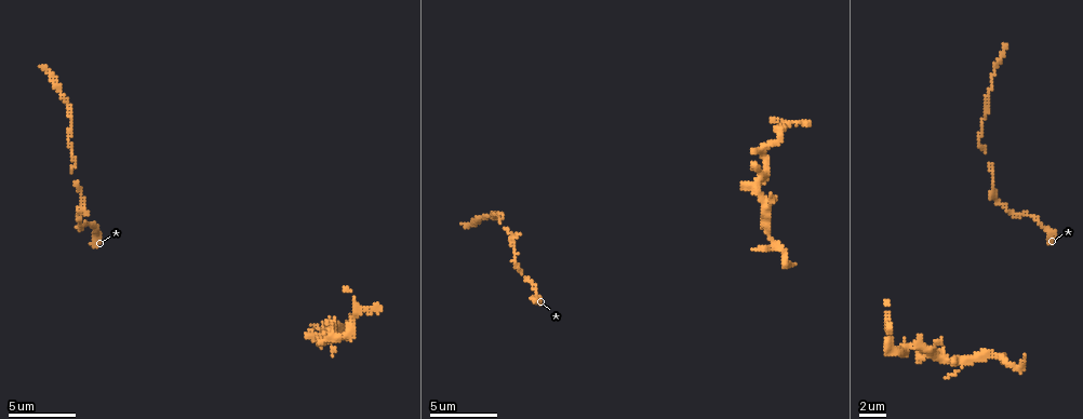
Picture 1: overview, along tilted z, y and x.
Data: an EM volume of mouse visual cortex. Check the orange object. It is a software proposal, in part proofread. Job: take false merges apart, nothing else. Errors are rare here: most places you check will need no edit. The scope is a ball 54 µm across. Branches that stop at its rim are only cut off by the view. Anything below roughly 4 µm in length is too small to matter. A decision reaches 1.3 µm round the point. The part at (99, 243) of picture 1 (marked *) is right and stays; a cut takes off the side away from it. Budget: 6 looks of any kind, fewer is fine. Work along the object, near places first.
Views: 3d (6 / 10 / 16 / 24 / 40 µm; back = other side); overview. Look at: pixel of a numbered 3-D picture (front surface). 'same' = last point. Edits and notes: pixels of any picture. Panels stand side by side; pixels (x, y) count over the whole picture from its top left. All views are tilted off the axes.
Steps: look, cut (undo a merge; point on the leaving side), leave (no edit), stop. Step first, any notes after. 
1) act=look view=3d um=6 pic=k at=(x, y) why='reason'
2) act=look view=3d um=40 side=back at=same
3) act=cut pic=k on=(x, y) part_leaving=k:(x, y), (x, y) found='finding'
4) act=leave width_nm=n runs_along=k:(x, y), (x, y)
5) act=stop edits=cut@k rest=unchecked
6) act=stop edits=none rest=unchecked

act=look view=3d um=16 pic=1 at=(507, 230) why='sudden change in width'

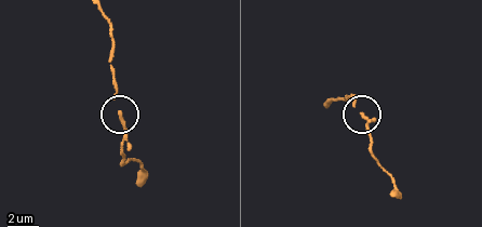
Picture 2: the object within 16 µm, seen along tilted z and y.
act=leave runs_along=2:(400, 196), (373, 154), (367, 120), (355, 108), (353, 95) found='continuous, no second neuron'

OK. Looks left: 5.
act=look view=3d um=10 pic=1 at=(763, 199) why='three arms meet'

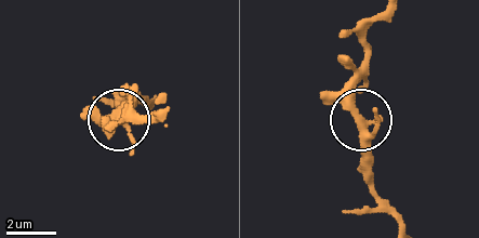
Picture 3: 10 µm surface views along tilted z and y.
act=leave arms=3 found='continuous, no second neuron'

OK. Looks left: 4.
act=look view=3d um=6 pic=1 at=(357, 314)

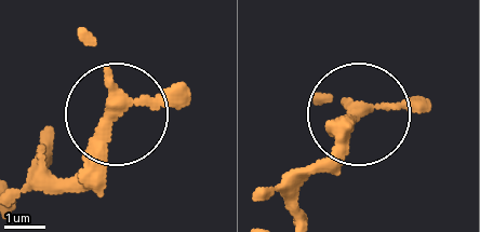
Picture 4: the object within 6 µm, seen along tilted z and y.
act=leave width_nm=250 found='continuous, no second neuron'

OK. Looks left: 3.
act=stop edits=none rest=unchecked

